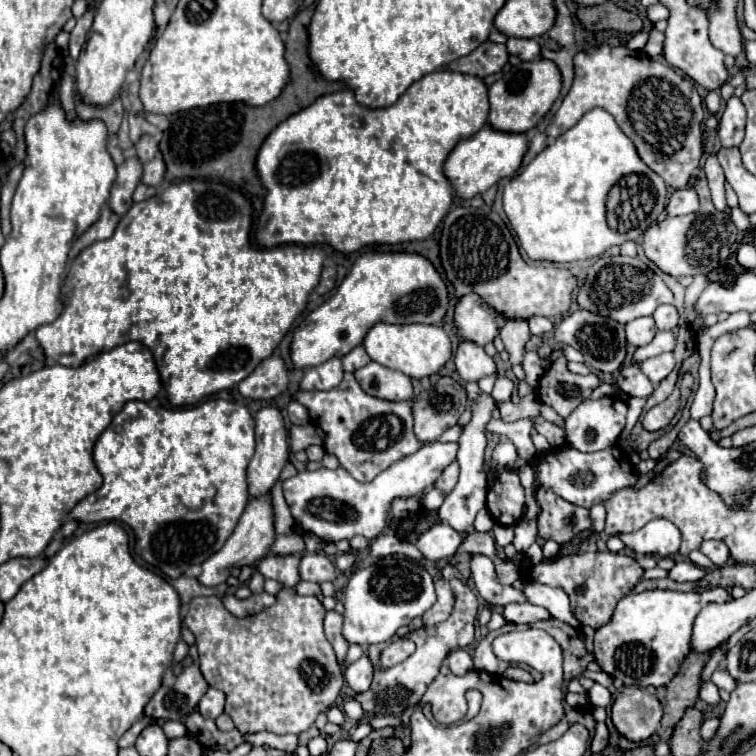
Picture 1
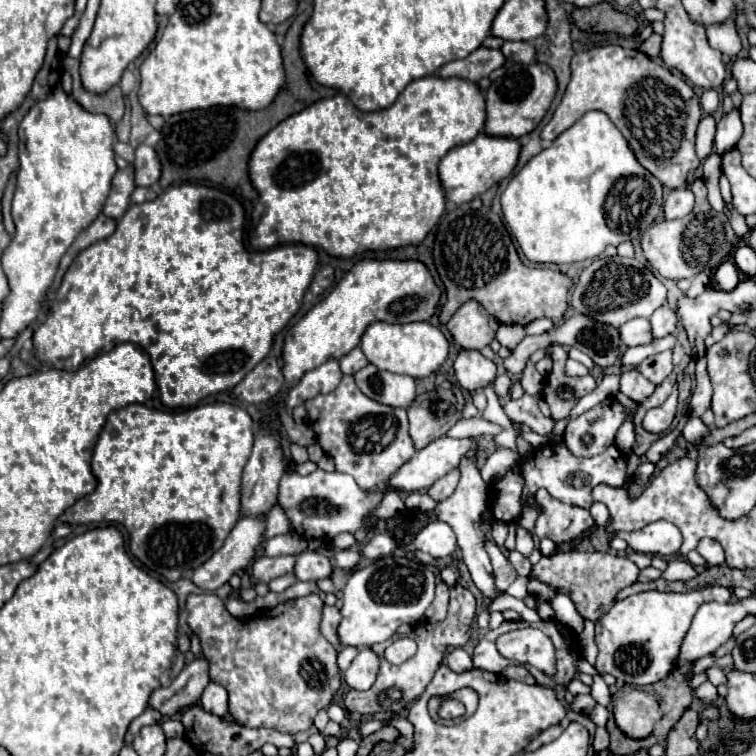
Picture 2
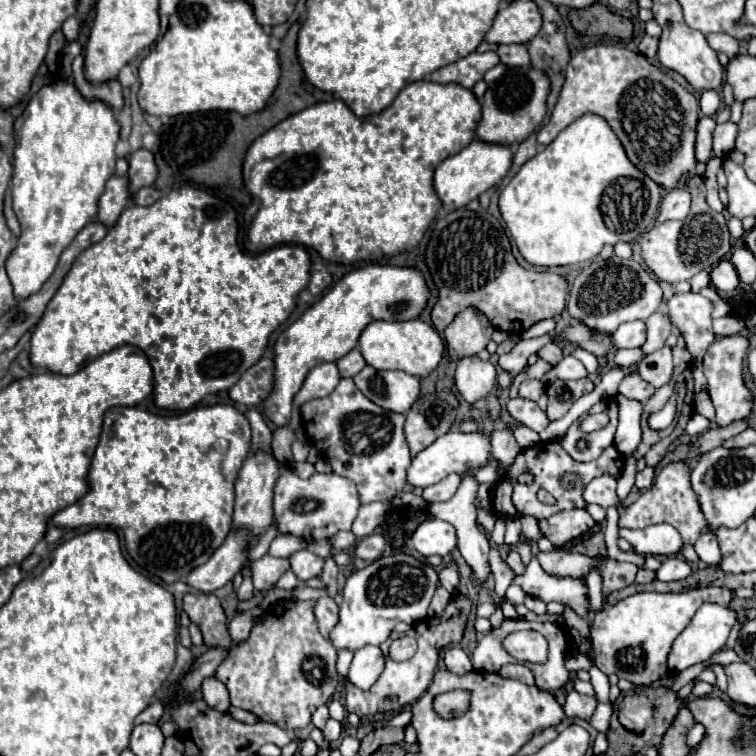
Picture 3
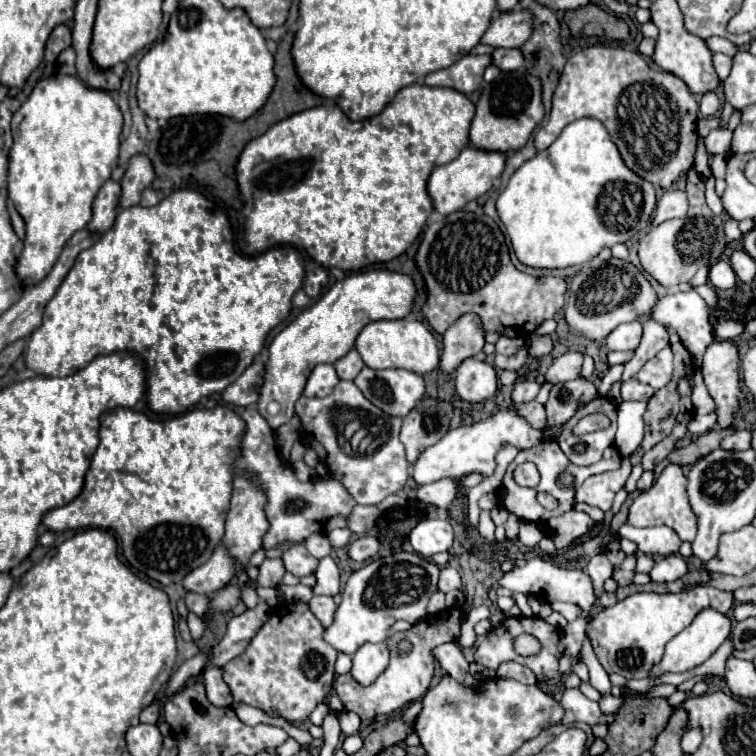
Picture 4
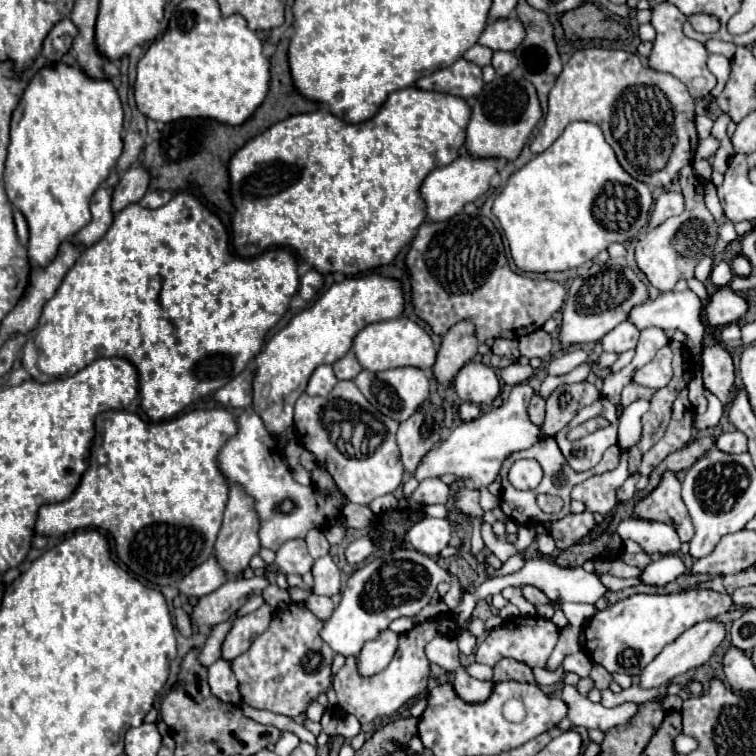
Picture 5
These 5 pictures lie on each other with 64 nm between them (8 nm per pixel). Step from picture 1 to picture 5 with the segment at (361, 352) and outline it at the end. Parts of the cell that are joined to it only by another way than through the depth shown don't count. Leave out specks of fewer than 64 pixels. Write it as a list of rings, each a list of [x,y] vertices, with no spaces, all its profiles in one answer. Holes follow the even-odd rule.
[[[348,352],[344,358],[334,362],[332,368],[334,368],[334,374],[336,374],[338,380],[354,380],[362,370],[362,366],[358,364],[354,352]]]

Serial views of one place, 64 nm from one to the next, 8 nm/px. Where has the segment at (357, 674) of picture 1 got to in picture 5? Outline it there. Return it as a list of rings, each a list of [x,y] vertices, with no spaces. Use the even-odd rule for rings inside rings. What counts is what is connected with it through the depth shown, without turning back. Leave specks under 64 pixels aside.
[[[392,630],[380,632],[376,640],[370,640],[364,644],[362,652],[358,654],[358,670],[362,676],[372,676],[380,670],[384,670],[398,648],[398,634]]]

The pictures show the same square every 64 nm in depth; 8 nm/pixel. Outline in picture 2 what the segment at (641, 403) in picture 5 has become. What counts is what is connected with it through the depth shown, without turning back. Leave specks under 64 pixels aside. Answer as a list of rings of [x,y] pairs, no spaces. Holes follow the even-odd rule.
[[[618,394],[616,400],[620,400],[620,404],[626,410],[626,420],[620,426],[620,430],[616,432],[616,446],[620,448],[620,452],[630,454],[632,446],[636,442],[636,428],[634,428],[634,408],[636,408],[636,404],[632,400],[628,400],[628,396],[624,396],[624,394]]]

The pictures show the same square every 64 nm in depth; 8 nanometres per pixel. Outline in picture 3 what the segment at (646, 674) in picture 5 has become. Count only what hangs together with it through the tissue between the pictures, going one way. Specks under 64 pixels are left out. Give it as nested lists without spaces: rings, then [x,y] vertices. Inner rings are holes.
[[[704,604],[694,614],[688,628],[674,640],[672,650],[668,654],[668,662],[666,662],[668,670],[670,672],[682,672],[682,670],[686,670],[686,668],[690,668],[694,664],[700,664],[700,662],[708,660],[714,652],[718,652],[724,646],[724,642],[726,642],[726,638],[728,638],[734,624],[736,624],[736,612],[734,610],[722,608],[718,604]]]

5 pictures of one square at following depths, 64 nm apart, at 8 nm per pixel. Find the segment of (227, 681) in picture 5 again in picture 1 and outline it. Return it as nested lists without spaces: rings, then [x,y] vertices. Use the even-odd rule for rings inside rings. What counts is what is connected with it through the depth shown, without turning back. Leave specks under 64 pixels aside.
[[[208,688],[208,692],[202,696],[202,700],[198,704],[198,710],[206,718],[218,718],[224,712],[224,704],[226,704],[224,692],[220,692],[216,688]]]

